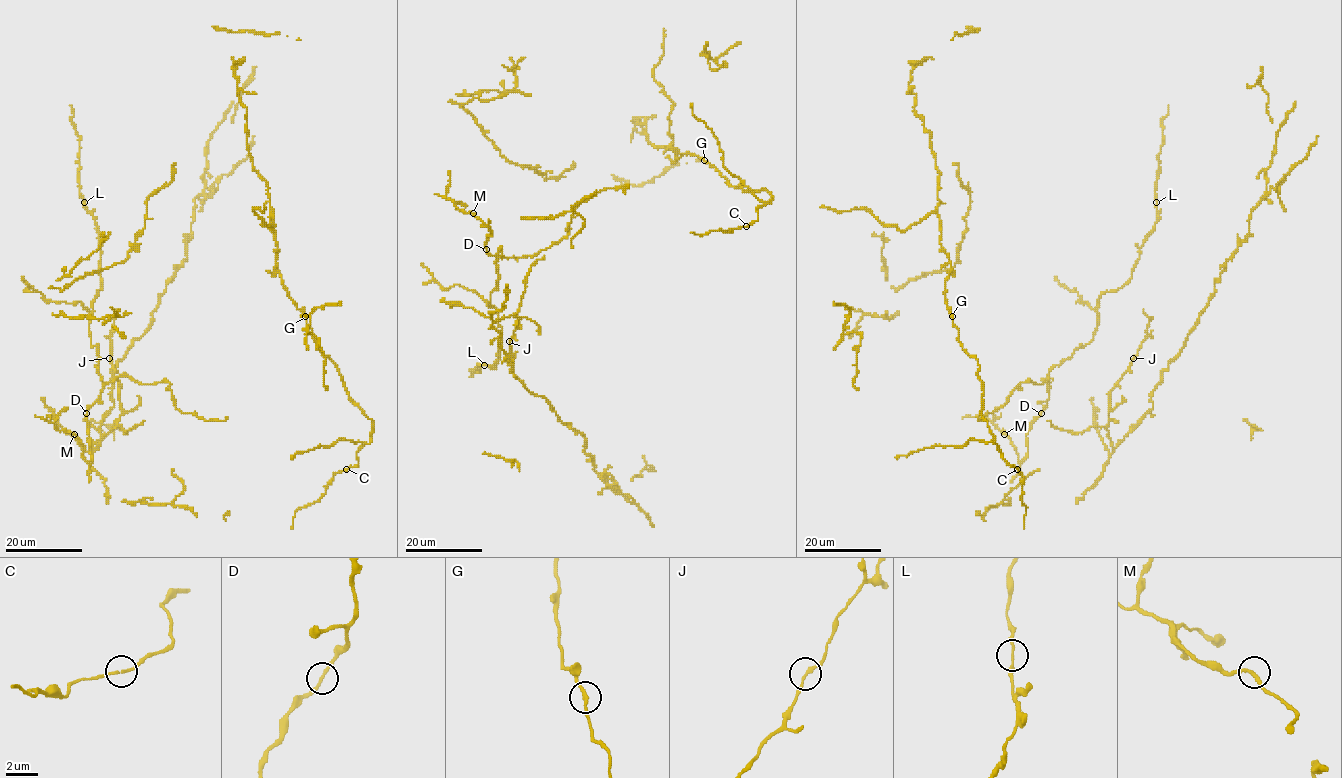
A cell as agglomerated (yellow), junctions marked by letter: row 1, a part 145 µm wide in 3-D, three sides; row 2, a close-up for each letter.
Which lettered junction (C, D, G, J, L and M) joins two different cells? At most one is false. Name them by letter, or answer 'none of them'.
none of them

